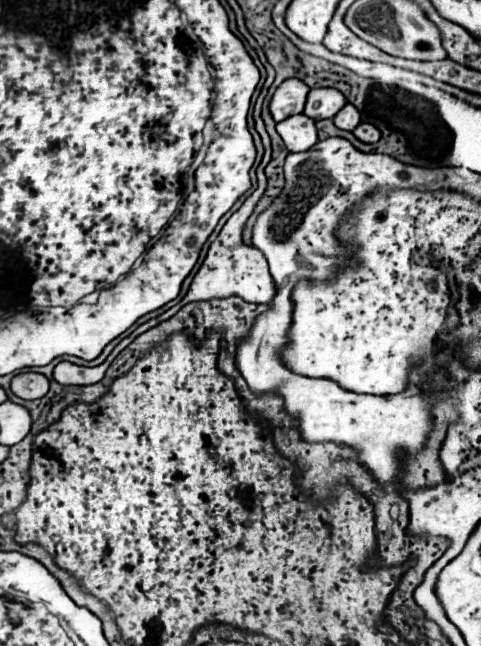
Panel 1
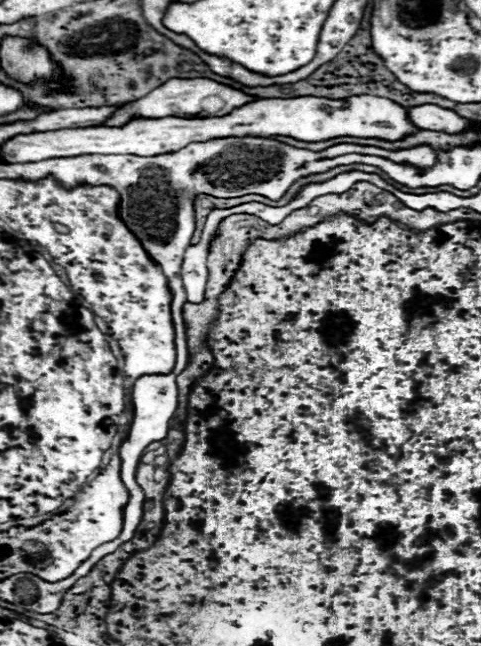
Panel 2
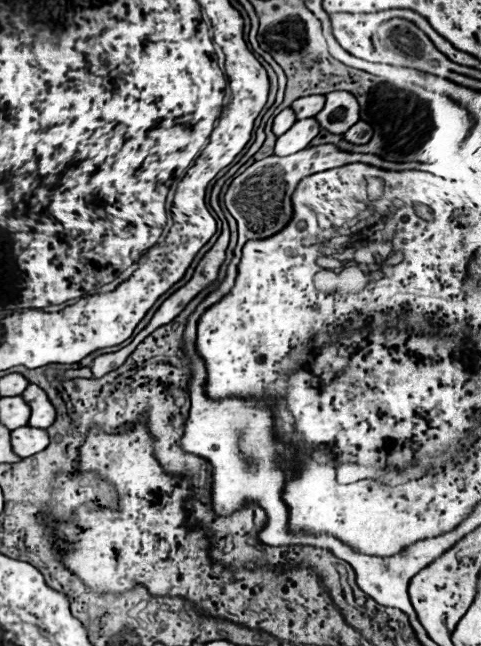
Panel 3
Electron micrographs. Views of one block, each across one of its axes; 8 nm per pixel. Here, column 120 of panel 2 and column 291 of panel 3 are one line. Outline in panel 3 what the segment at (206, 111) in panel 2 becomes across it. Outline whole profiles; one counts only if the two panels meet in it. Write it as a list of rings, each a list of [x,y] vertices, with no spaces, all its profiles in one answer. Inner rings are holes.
[[[284,108],[276,118],[274,118],[274,126],[272,126],[272,132],[276,136],[284,134],[292,124],[296,122],[296,116],[294,116],[294,110],[292,108]]]

